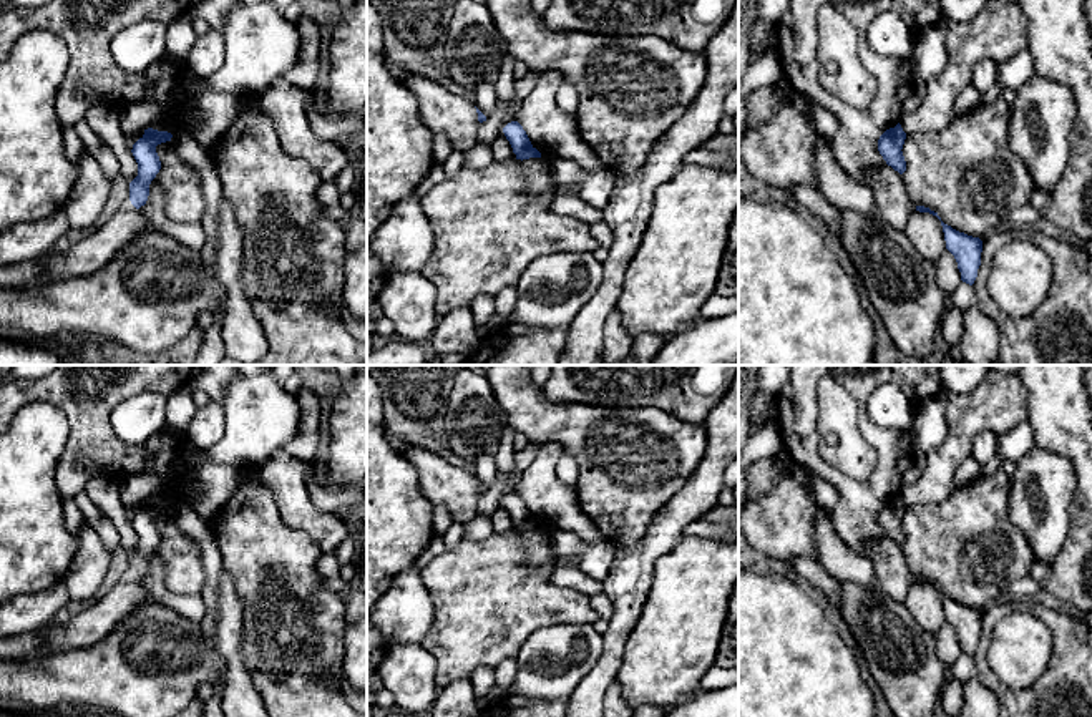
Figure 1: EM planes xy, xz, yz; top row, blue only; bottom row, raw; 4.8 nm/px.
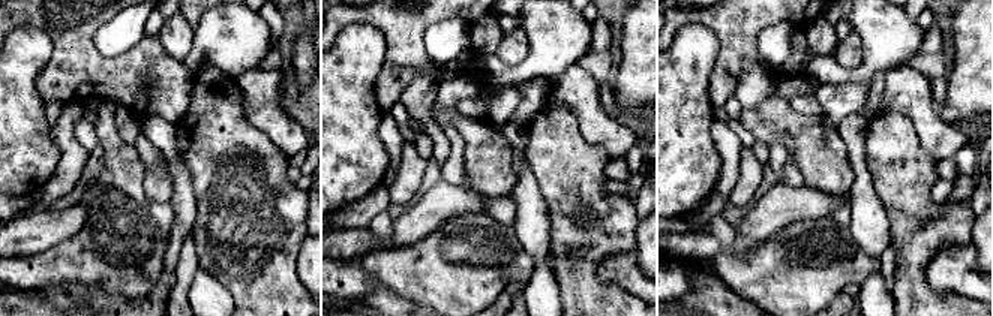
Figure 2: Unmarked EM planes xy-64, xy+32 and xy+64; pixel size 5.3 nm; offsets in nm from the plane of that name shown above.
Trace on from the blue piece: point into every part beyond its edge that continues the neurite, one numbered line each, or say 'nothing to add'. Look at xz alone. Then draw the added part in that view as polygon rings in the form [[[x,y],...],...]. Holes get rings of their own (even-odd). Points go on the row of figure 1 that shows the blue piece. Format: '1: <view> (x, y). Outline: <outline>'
nothing to add

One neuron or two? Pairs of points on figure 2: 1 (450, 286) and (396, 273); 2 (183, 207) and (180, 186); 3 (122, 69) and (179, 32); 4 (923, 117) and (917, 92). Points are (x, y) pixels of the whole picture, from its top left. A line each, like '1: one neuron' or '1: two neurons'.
1: one neuron
2: one neuron
3: two neurons
4: one neuron

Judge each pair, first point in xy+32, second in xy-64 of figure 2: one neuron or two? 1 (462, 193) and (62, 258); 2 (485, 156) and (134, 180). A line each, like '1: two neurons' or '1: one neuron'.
1: two neurons
2: two neurons

